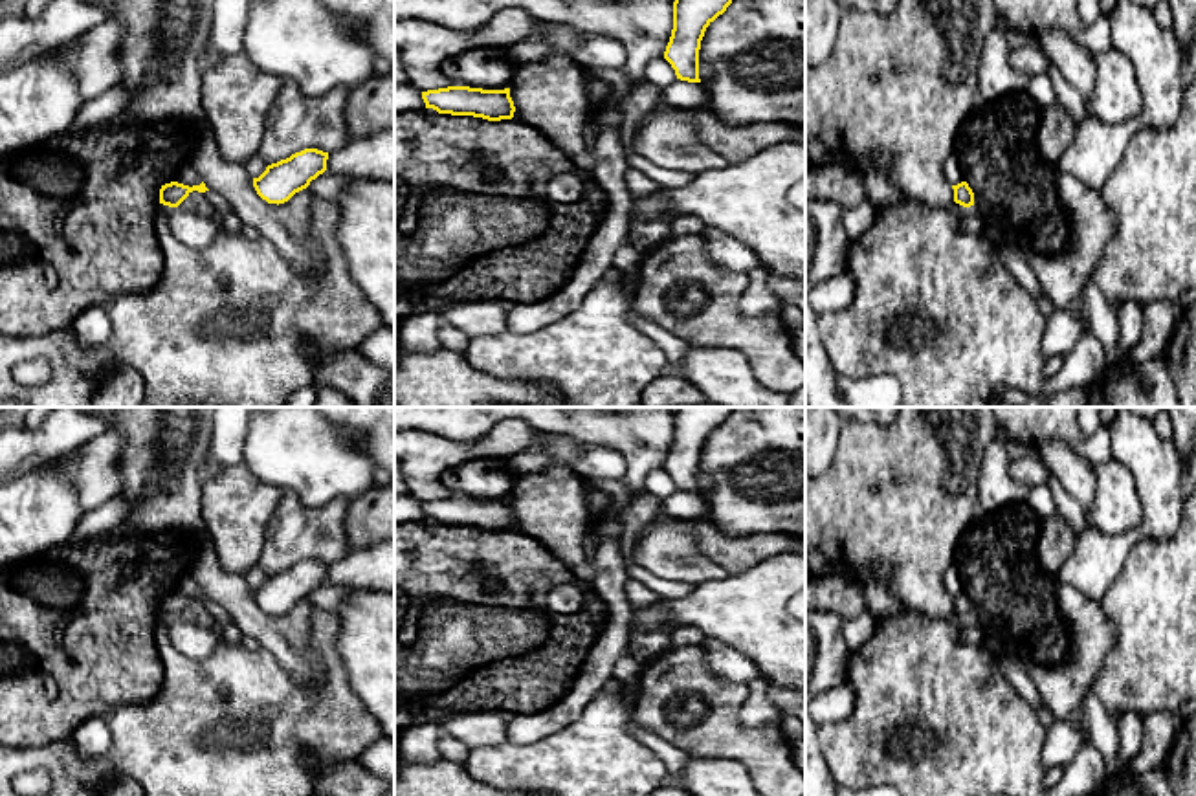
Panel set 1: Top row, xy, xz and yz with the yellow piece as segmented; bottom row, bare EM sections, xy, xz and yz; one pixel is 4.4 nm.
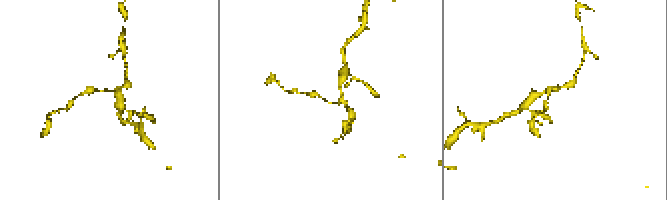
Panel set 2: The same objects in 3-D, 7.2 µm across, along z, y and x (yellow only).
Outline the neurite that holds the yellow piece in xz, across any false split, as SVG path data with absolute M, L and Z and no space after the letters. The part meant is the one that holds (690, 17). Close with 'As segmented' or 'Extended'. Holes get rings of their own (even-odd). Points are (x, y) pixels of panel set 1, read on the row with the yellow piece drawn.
M675 0L673 29L664 59L675 70L677 79L701 83L699 50L706 28L726 11L732 0Z. As segmented

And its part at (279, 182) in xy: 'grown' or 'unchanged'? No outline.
unchanged

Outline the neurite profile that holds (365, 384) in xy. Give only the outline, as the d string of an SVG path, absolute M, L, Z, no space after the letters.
M305 339L301 352L310 359L317 385L339 391L356 407L394 407L394 370L372 363L356 347L323 352Z

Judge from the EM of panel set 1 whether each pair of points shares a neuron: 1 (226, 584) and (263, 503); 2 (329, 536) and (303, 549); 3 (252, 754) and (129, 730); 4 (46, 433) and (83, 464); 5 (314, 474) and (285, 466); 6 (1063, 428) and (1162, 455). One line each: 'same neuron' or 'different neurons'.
1: different neurons
2: same neuron
3: same neuron
4: different neurons
5: same neuron
6: different neurons

